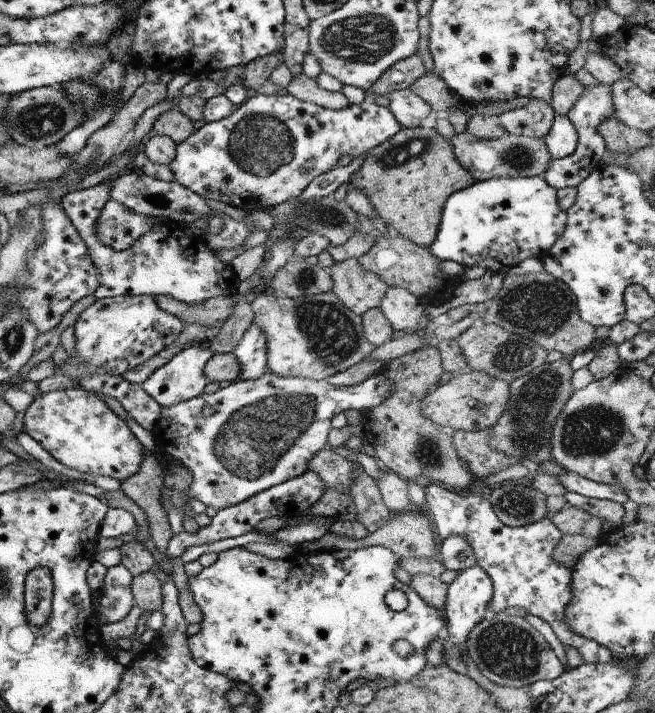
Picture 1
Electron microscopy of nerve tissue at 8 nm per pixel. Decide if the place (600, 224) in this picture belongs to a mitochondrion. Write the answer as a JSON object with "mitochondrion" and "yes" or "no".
{"mitochondrion":"no"}

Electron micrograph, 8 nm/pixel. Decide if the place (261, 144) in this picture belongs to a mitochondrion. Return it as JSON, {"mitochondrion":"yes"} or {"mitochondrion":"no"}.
{"mitochondrion":"yes"}

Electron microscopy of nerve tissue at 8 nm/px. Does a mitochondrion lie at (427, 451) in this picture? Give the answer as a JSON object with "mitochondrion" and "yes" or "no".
{"mitochondrion":"yes"}

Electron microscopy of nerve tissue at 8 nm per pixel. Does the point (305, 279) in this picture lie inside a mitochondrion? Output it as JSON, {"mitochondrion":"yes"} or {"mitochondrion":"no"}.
{"mitochondrion":"yes"}

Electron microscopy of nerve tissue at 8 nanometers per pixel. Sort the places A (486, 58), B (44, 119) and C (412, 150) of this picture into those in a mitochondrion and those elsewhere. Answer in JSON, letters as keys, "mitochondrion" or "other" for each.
{"A":"other","B":"mitochondrion","C":"mitochondrion"}

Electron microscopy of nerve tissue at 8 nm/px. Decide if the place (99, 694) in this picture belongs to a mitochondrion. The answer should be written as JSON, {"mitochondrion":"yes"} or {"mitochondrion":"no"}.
{"mitochondrion":"no"}

